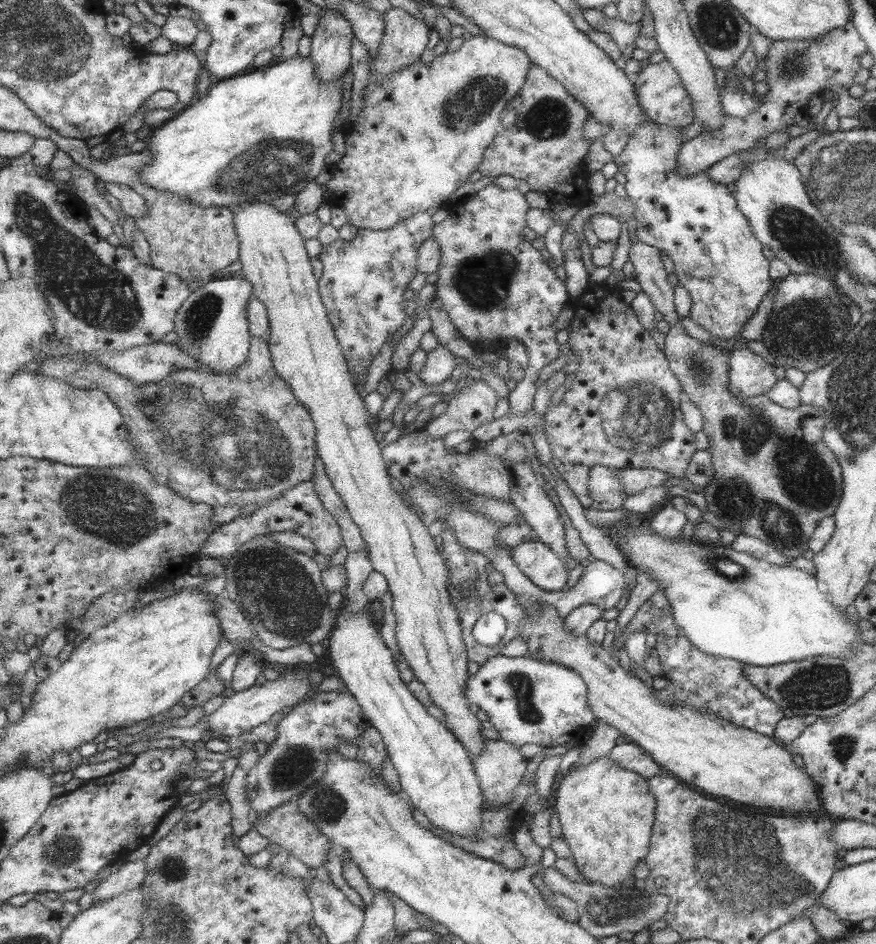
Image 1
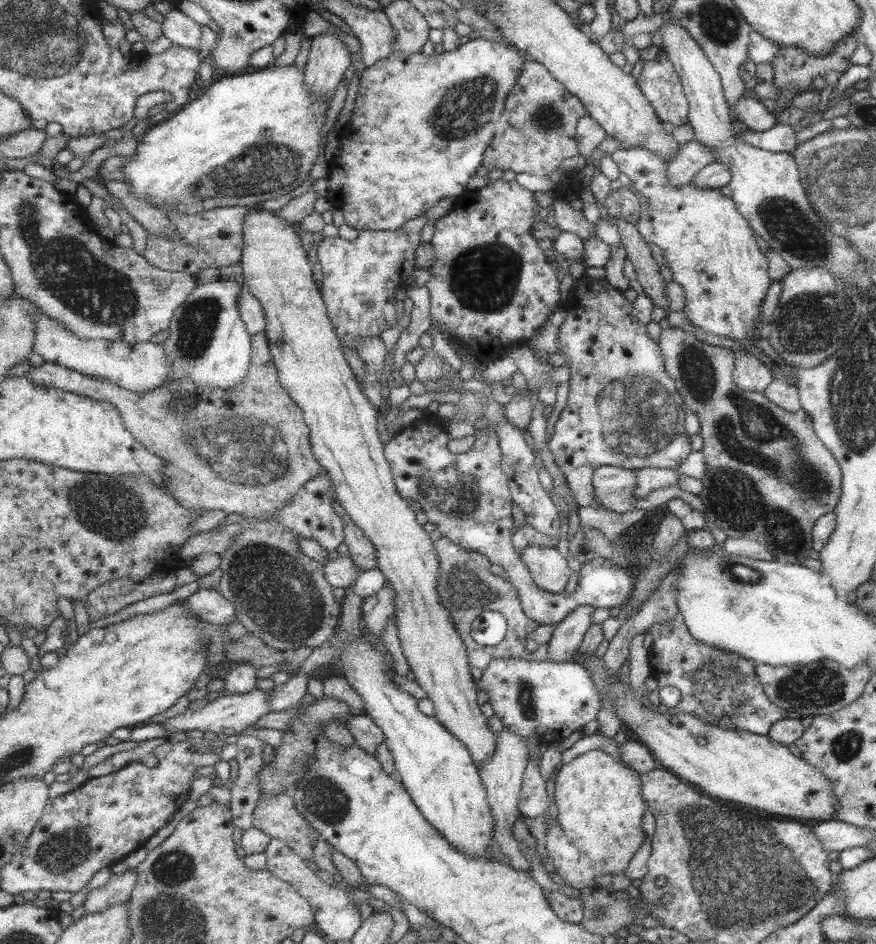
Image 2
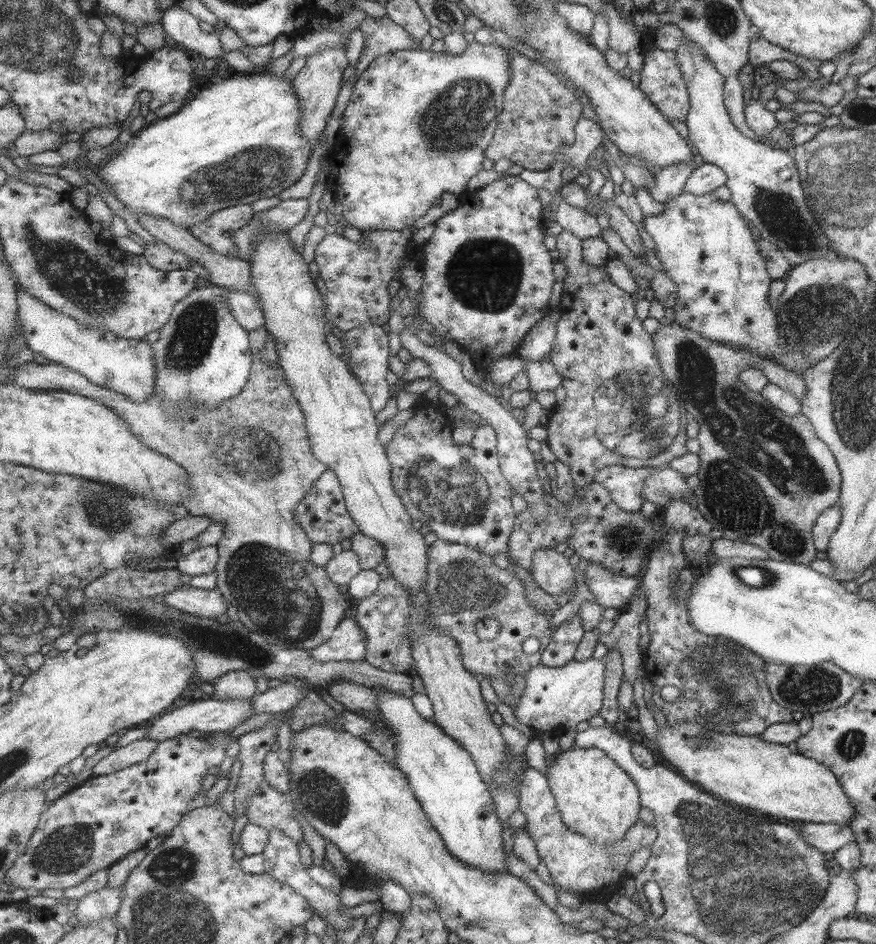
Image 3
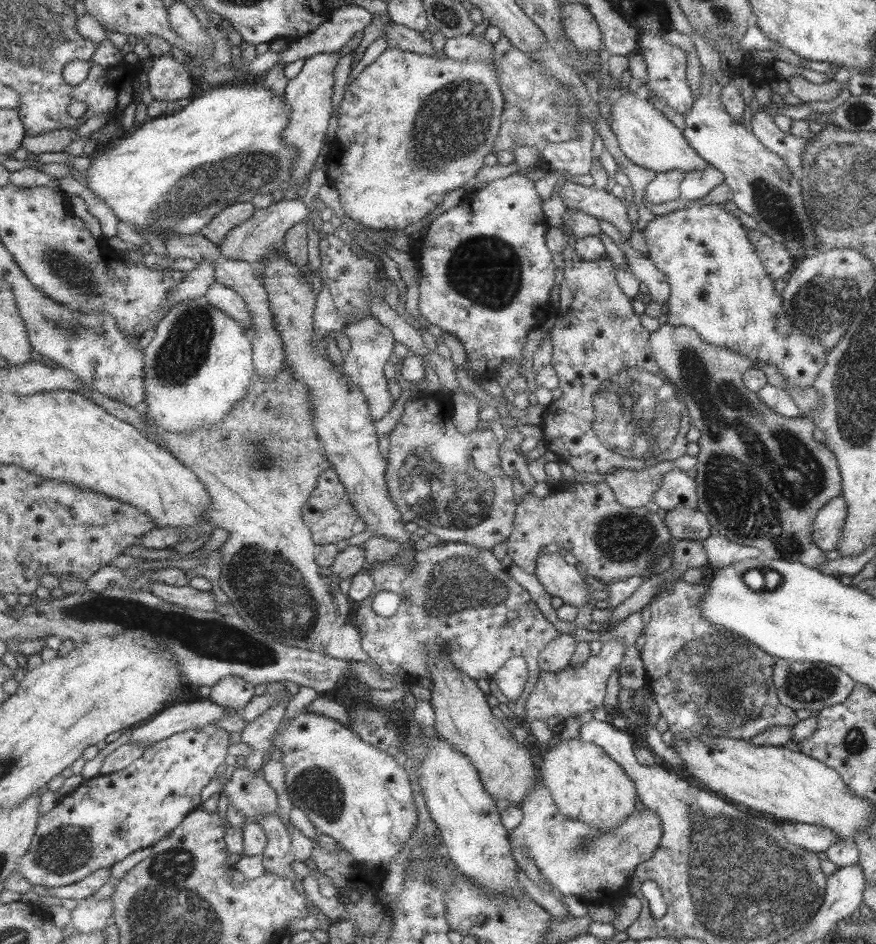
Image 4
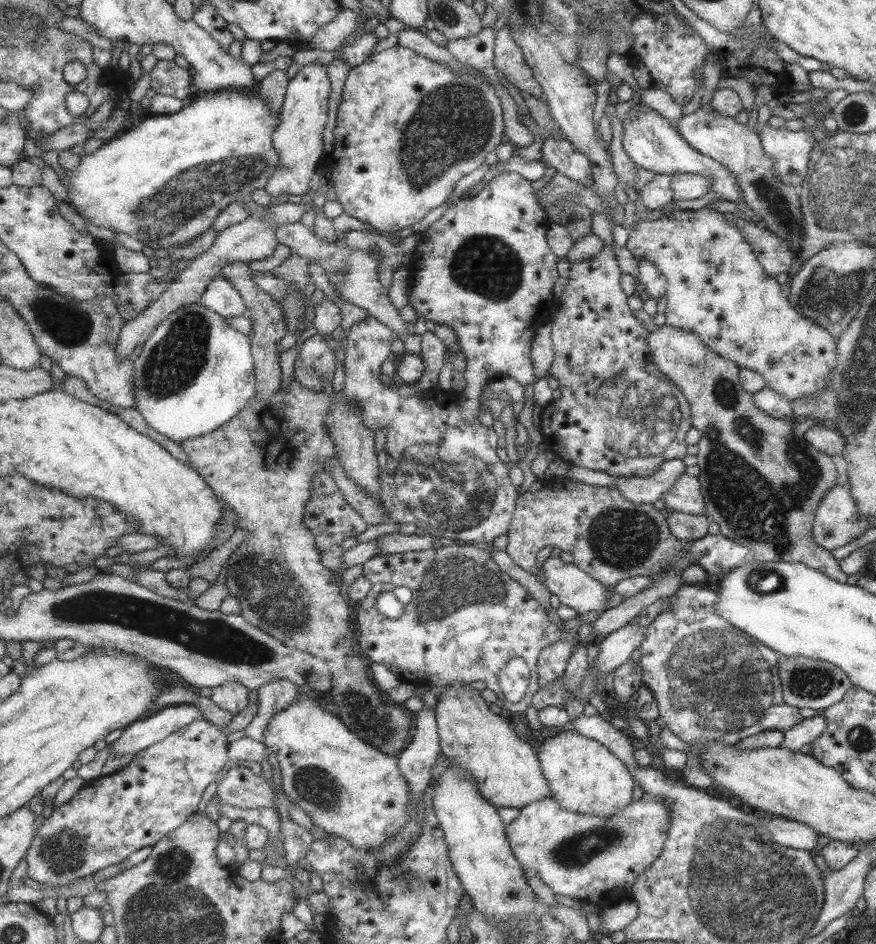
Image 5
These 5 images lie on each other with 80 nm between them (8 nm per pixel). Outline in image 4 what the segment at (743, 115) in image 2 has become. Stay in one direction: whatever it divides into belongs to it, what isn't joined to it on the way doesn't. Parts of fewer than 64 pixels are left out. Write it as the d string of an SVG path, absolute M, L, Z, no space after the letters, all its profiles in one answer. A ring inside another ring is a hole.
M759 107L751 115L749 127L754 136L771 152L786 160L786 169L793 176L800 176L802 164L802 148L807 140L779 131L773 123L773 117Z

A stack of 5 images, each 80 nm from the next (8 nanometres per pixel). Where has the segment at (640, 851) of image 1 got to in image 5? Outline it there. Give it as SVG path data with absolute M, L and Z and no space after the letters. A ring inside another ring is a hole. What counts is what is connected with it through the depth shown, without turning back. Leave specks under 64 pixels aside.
M572 729L550 731L544 735L544 741L539 745L538 755L542 775L550 787L549 795L567 812L605 817L611 816L616 810L622 810L631 802L633 780L630 773L627 772L626 765L597 740L581 736Z

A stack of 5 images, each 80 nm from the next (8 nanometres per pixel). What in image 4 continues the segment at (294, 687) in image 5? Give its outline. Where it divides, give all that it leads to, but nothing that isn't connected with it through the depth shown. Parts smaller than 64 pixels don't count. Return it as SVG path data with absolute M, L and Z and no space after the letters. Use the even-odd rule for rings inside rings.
M277 682L267 685L266 692L279 695L280 702L274 704L268 712L265 712L265 715L261 715L257 720L251 722L241 734L241 740L252 746L252 751L245 757L247 768L261 776L263 776L263 760L265 760L269 748L274 747L276 734L285 718L287 701L291 699L290 692Z

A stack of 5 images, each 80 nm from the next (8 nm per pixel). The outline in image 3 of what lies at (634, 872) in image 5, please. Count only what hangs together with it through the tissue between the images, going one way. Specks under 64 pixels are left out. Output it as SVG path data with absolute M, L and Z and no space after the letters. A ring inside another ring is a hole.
M527 767L521 774L518 786L518 810L525 816L526 823L523 828L535 842L538 858L543 860L554 886L577 895L582 892L597 894L603 890L603 886L615 884L617 880L621 882L621 878L626 874L623 872L625 862L639 848L643 846L650 848L656 835L654 825L646 827L639 821L618 842L594 848L590 840L585 840L578 832L573 832L562 823L557 802L548 787L545 775L531 767Z

